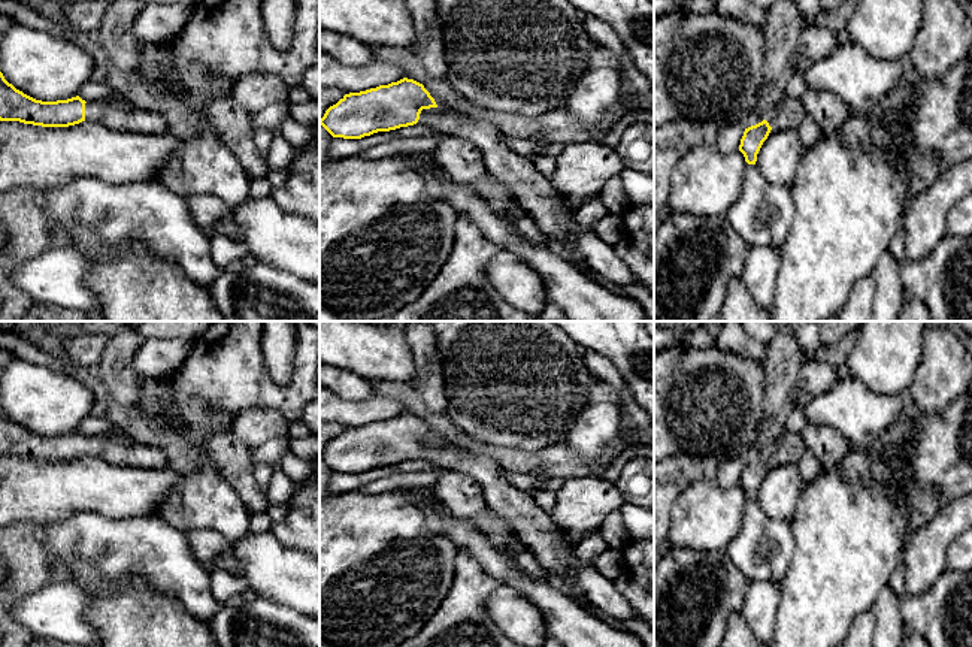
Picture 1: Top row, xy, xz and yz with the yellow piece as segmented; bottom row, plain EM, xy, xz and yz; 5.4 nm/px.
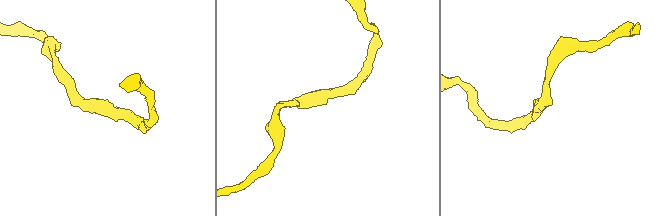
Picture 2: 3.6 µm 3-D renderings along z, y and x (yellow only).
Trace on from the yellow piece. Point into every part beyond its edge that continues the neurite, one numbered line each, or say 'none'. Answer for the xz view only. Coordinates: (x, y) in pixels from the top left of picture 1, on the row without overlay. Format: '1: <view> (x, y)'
1: xz (551, 549)

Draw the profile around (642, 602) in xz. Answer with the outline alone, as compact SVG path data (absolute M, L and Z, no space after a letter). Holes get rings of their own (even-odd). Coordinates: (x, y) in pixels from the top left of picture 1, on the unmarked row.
M626 571L614 580L614 584L639 617L654 631L654 596L642 589Z

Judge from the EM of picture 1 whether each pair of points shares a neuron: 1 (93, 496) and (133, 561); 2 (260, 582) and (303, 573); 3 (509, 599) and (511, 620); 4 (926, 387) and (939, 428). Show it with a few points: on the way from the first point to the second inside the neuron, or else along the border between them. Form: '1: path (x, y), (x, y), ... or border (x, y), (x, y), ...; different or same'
1: border (69, 516), (141, 516); different
2: path (270, 576), (293, 576); same
3: path (509, 604), (511, 616); same
4: border (956, 398), (941, 413), (921, 416); different

